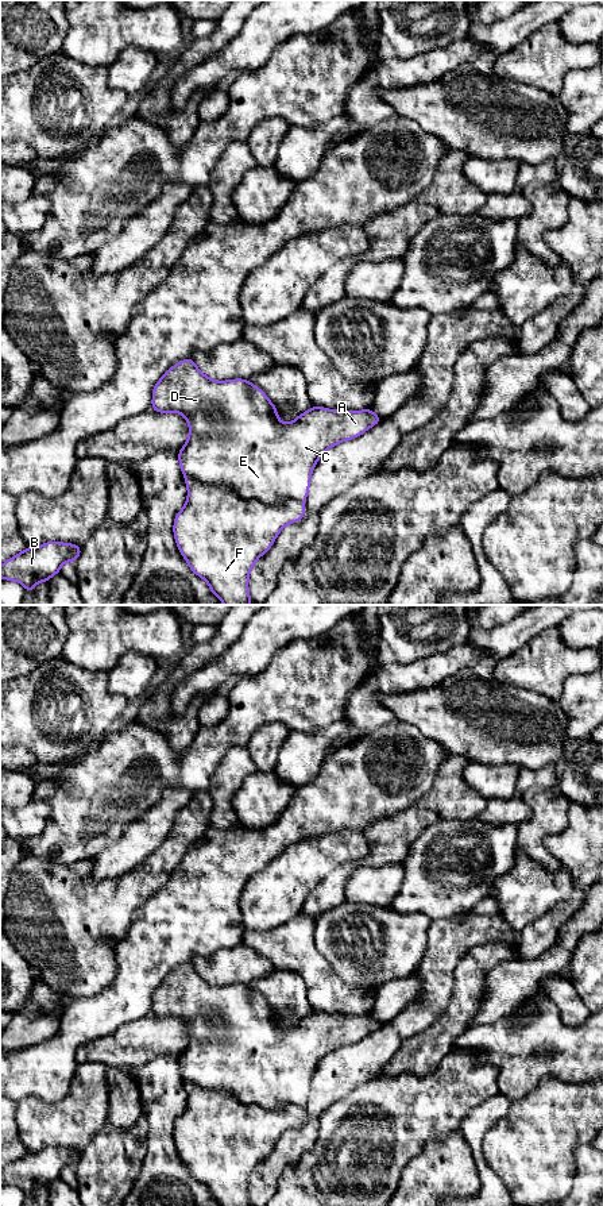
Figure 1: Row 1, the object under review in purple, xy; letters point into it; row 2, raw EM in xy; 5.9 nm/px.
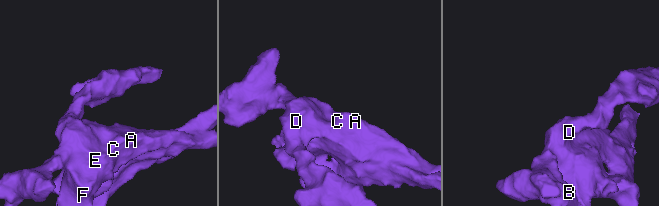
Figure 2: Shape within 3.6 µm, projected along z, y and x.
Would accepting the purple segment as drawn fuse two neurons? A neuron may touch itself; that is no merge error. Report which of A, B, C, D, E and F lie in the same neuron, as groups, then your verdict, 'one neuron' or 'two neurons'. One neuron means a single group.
groups A B C D E / F; two neurons

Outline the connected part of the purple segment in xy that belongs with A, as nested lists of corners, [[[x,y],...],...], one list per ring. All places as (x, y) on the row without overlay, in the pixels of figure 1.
[[[193,963],[179,966],[159,983],[152,993],[151,1014],[175,1017],[188,1025],[189,1041],[177,1057],[185,1082],[208,1090],[229,1090],[240,1103],[263,1109],[305,1107],[320,1061],[383,1025],[371,1013],[343,1016],[312,1010],[285,1029],[278,1024],[277,1012],[250,985],[214,986],[196,971]]]

